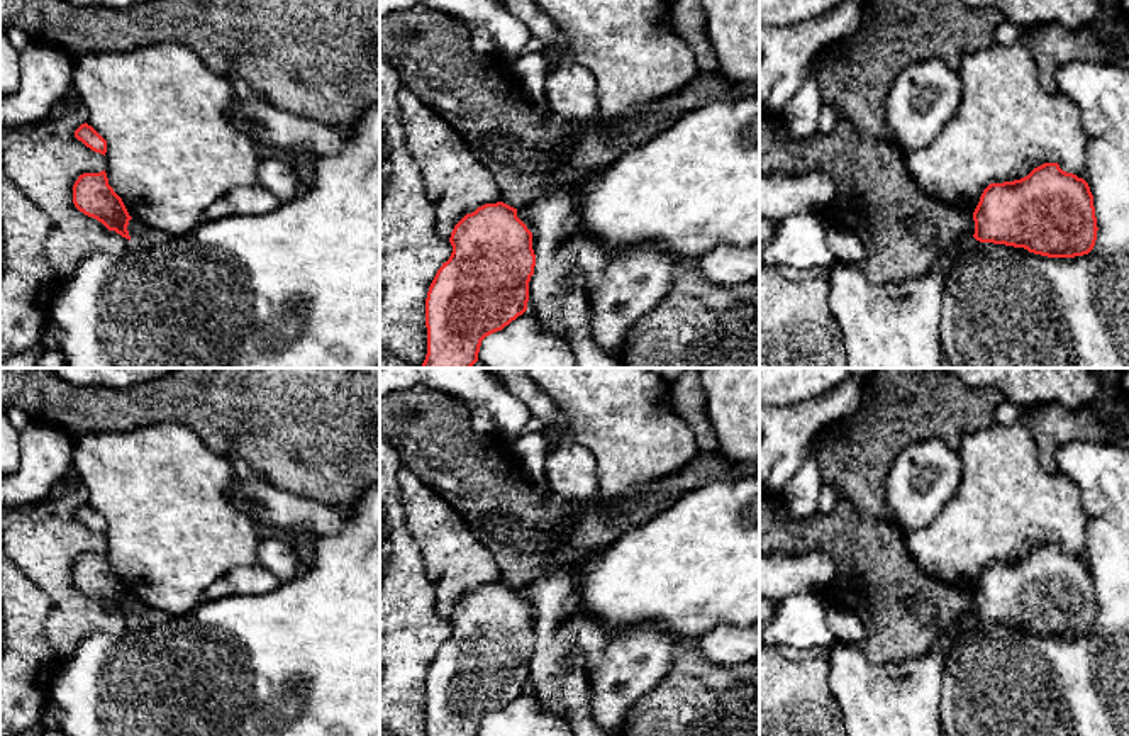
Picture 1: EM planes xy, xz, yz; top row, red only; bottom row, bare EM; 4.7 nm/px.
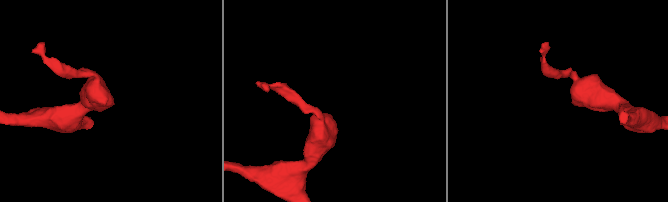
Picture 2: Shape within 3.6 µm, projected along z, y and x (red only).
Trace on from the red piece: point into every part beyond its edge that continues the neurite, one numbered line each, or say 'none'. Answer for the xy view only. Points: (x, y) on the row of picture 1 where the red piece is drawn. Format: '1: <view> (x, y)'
none

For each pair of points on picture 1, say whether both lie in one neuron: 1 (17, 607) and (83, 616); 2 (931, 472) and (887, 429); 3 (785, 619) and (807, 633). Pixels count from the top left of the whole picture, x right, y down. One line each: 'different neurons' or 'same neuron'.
1: different neurons
2: different neurons
3: same neuron

